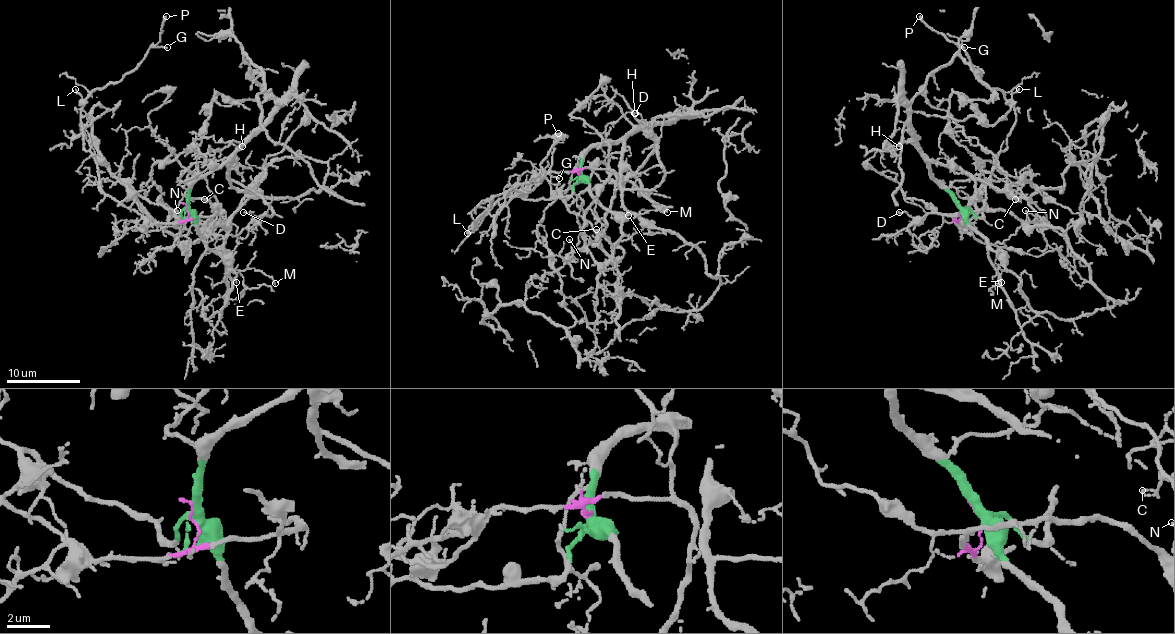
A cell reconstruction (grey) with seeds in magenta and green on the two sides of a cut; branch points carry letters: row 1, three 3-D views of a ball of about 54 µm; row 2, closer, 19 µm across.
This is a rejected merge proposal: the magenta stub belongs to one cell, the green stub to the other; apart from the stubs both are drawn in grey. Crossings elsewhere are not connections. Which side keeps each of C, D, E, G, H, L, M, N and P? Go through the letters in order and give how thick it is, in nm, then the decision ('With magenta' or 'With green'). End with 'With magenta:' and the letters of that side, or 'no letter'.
C: Thickness 130 nm. With magenta
D: Thickness 130 nm. With green
E: Thickness 90 nm. With green
G: Thickness 120 nm. With magenta
H: Thickness 120 nm. With green
L: Thickness 110 nm. With magenta
M: Thickness 130 nm. With green
N: Thickness 100 nm. With magenta
P: Thickness 240 nm. With magenta
With magenta: C, G, L, N, P

